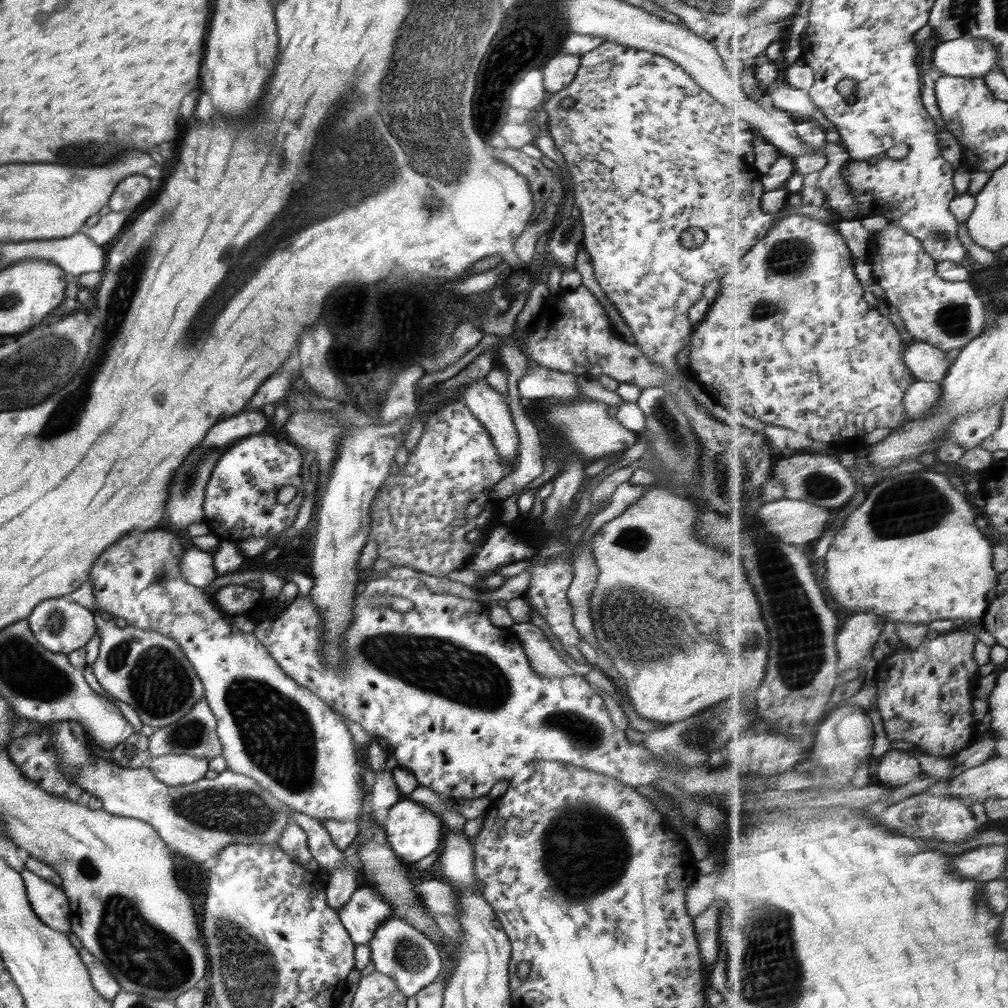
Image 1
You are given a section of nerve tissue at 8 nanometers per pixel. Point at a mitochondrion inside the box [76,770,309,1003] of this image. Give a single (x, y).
(138, 951)

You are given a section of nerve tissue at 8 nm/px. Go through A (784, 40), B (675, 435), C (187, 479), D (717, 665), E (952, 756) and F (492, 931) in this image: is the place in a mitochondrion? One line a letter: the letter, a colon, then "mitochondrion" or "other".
A: other
B: mitochondrion
C: mitochondrion
D: other
E: other
F: other

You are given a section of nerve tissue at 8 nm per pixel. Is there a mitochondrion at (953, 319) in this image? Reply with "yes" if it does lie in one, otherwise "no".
yes

